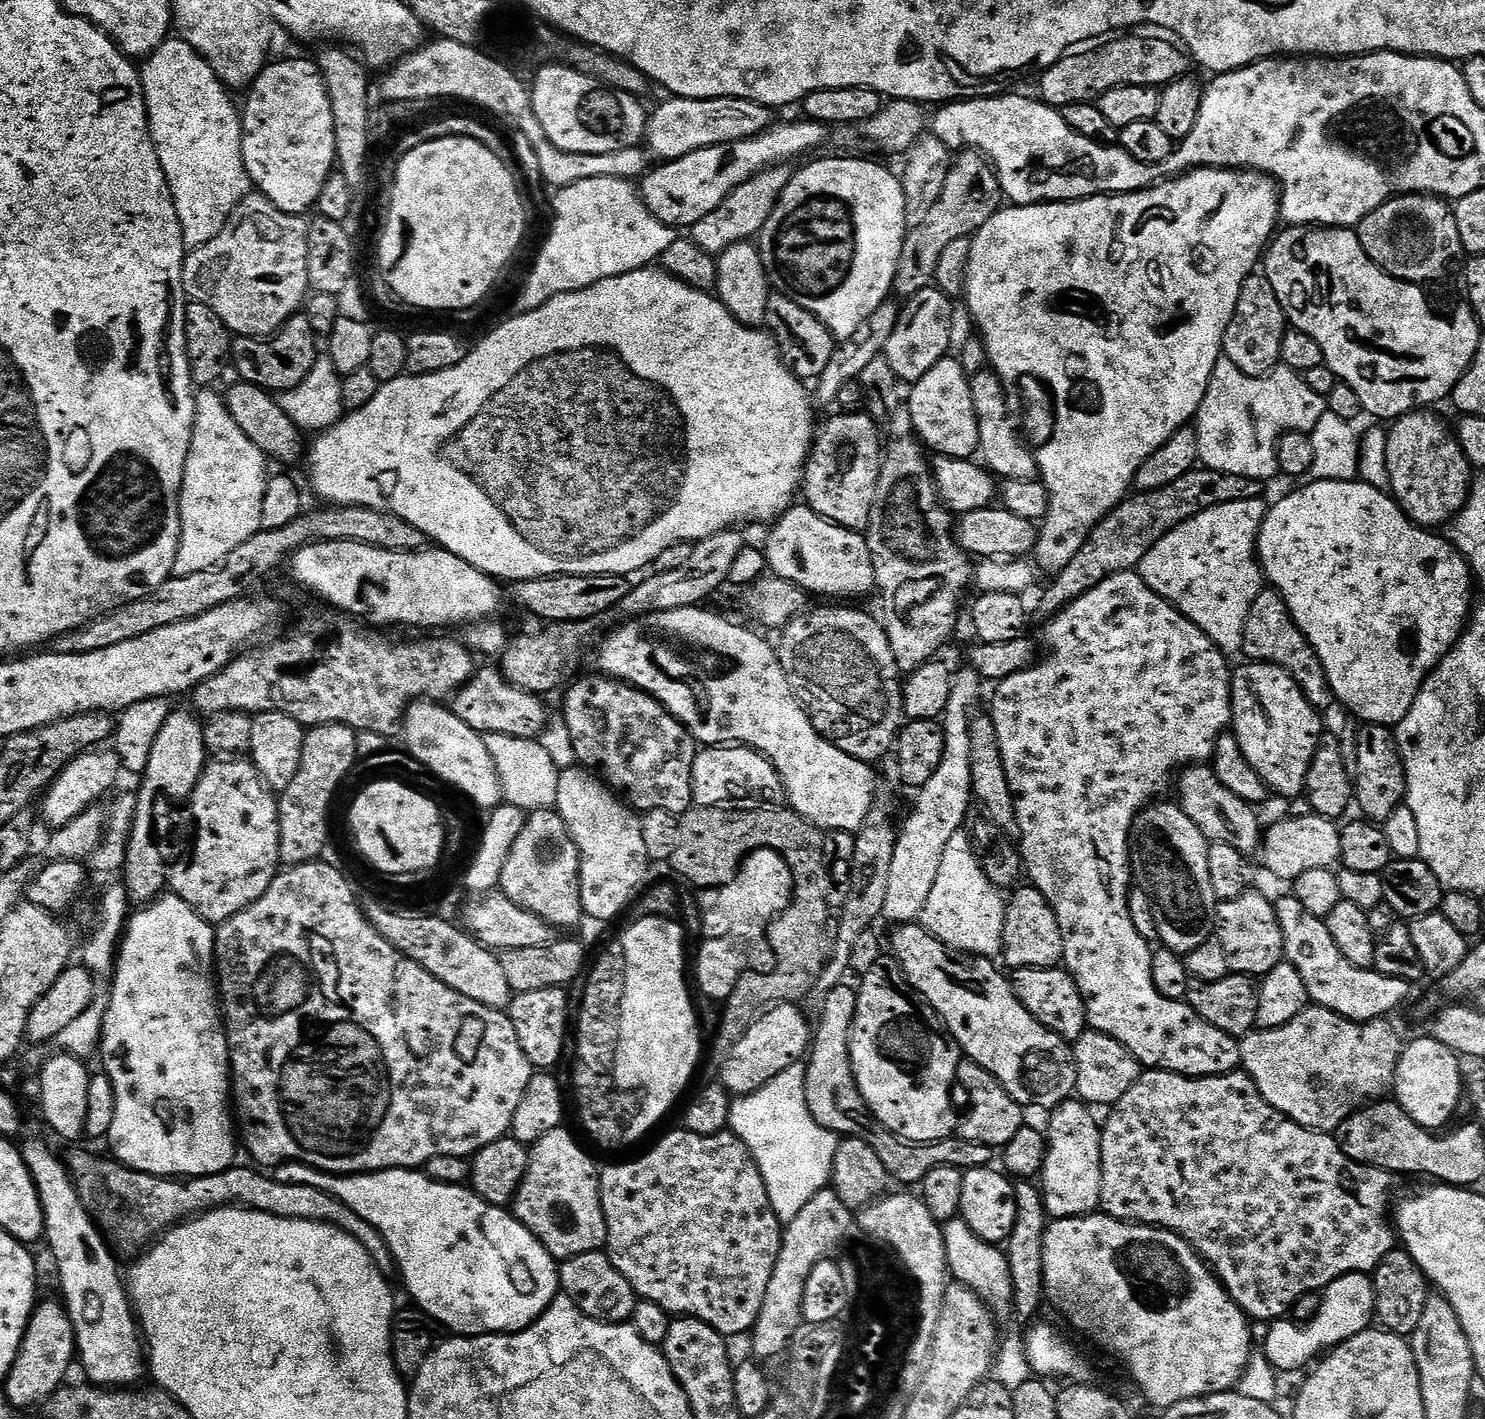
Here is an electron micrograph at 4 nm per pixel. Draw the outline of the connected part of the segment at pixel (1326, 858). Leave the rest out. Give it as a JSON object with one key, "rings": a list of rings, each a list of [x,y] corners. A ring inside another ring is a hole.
{"rings":[[[1307,815],[1267,825],[1263,833],[1264,864],[1278,879],[1285,882],[1296,880],[1298,874],[1306,874],[1306,870],[1332,868],[1340,858],[1340,828],[1324,816]]]}

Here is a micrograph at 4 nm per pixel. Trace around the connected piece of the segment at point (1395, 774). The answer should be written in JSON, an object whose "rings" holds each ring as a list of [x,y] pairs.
{"rings":[[[1364,724],[1357,731],[1358,774],[1354,778],[1354,804],[1372,822],[1383,822],[1394,814],[1399,804],[1405,803],[1406,778],[1400,747],[1391,727],[1382,724]]]}

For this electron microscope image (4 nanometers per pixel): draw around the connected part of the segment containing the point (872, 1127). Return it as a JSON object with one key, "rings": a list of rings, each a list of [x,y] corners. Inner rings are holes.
{"rings":[[[843,982],[834,986],[822,996],[824,1005],[820,1008],[820,1021],[815,1021],[814,1035],[810,1051],[806,1056],[806,1106],[810,1106],[812,1117],[826,1130],[835,1132],[837,1136],[863,1136],[868,1145],[882,1158],[882,1166],[886,1166],[889,1177],[900,1186],[919,1186],[926,1174],[938,1166],[954,1166],[961,1170],[988,1166],[993,1163],[993,1149],[985,1144],[975,1144],[969,1140],[949,1138],[933,1144],[913,1144],[907,1140],[887,1132],[872,1116],[866,1106],[862,1094],[858,1090],[858,1082],[854,1078],[854,1070],[850,1062],[850,1030],[856,1013],[856,988]]]}

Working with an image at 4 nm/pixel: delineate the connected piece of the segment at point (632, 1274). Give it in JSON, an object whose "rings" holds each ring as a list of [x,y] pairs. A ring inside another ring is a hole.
{"rings":[[[687,1130],[672,1132],[664,1136],[645,1156],[637,1160],[628,1160],[625,1164],[612,1164],[600,1173],[600,1197],[602,1198],[602,1210],[606,1218],[606,1230],[608,1242],[606,1251],[610,1262],[630,1282],[637,1297],[642,1300],[654,1302],[654,1306],[662,1306],[668,1315],[673,1318],[693,1316],[702,1322],[706,1322],[714,1330],[718,1330],[721,1336],[733,1338],[751,1333],[758,1322],[758,1316],[762,1310],[762,1302],[766,1298],[766,1290],[770,1286],[770,1274],[774,1274],[774,1266],[778,1262],[780,1247],[784,1241],[782,1221],[774,1214],[774,1206],[770,1206],[770,1194],[766,1194],[766,1182],[754,1162],[754,1158],[739,1138],[725,1130],[713,1136],[694,1134]]]}

